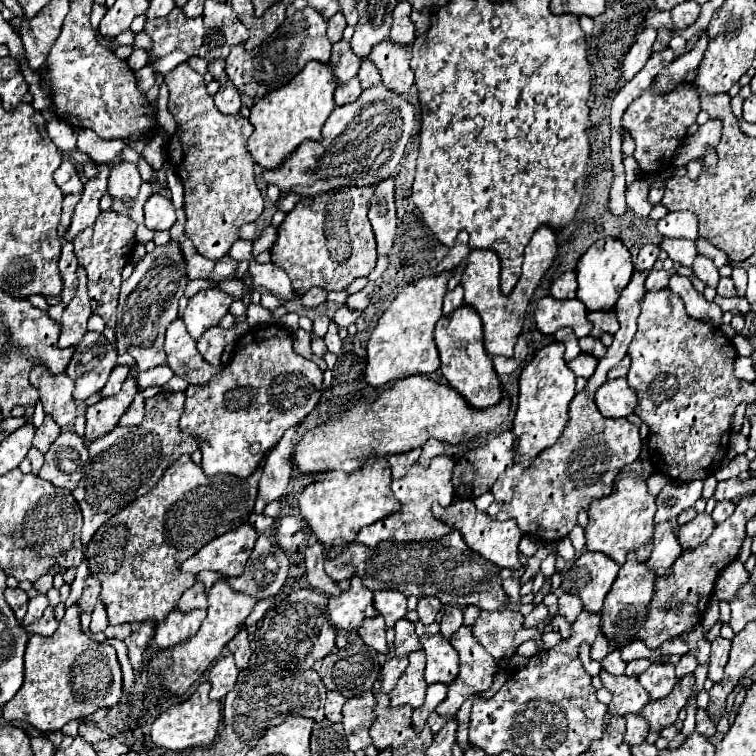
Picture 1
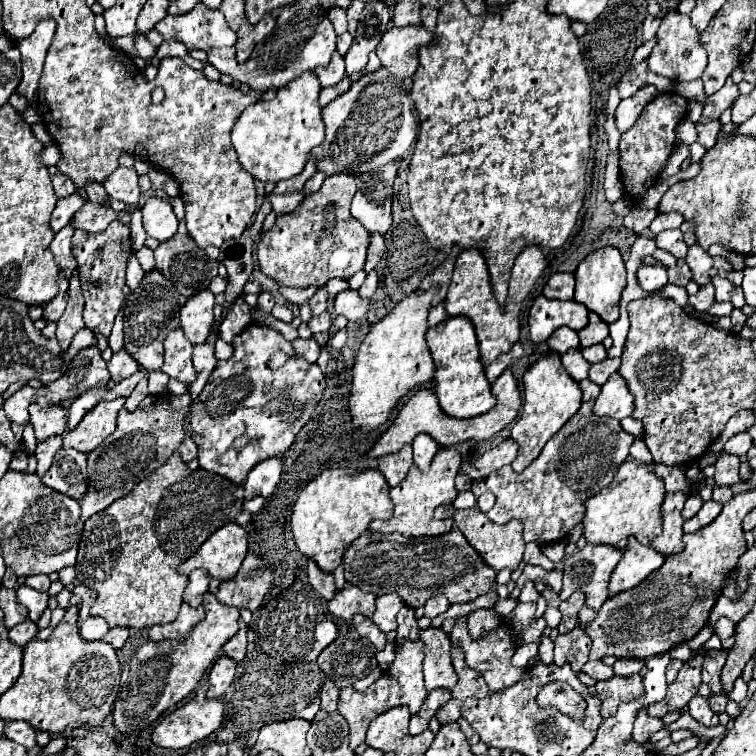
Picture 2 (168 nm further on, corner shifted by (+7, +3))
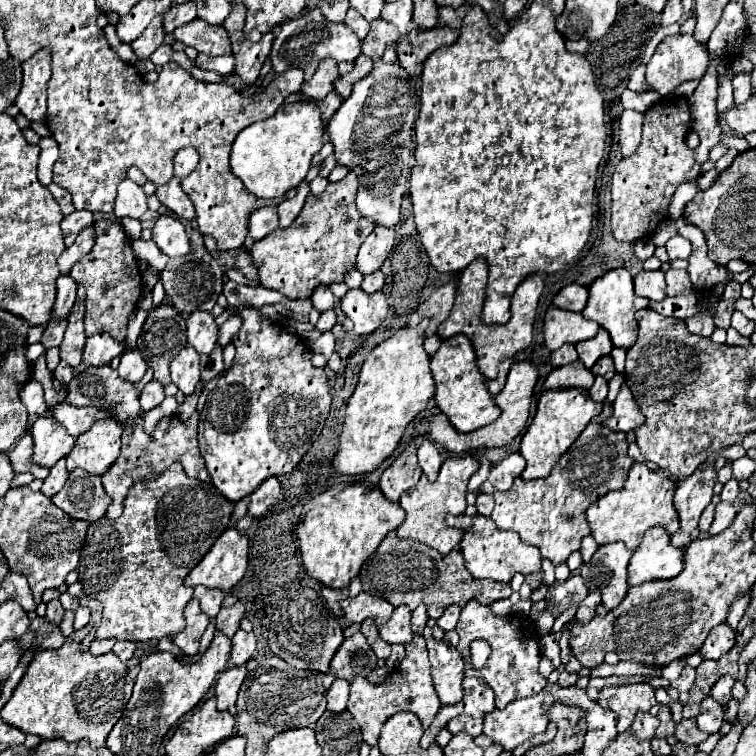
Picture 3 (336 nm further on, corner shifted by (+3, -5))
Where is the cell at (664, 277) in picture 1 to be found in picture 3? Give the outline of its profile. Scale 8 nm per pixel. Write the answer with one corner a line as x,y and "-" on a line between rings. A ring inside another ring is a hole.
642,270
634,276
634,290
636,290
636,296
644,296
648,300
654,300
654,302
660,302
666,298
666,278
664,278
664,272
662,270
654,270
654,272
648,272
648,270

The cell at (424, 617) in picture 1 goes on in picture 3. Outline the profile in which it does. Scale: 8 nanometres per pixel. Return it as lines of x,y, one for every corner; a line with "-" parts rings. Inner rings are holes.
452,604
452,606
448,606
448,608
442,612
442,616
436,620
436,624
438,624
444,632
448,632
448,630
452,630
452,628
456,626
458,616
460,616
460,606

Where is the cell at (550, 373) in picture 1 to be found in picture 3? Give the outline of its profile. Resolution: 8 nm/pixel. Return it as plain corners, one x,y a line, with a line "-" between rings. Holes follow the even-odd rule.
554,388
554,390
544,390
538,398
538,410
528,426
522,444
520,444
520,454
526,460
526,468
522,472
522,480
532,480
532,478
544,478
550,474
552,466
558,462
558,458
570,448
570,444
578,438
578,434
588,426
588,422
600,414
602,404
590,400
588,390
584,388

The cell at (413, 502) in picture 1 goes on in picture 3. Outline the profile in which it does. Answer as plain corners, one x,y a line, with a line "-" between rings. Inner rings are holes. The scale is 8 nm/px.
458,456
458,458
446,458
438,480
436,482
428,482
428,480
420,480
420,484
416,488
412,488
410,492
404,492
400,496
400,506
406,512
406,520
396,528
396,536
398,538
412,538
418,540
422,544
428,544
430,548
436,548
442,554
448,554
450,550
454,550
464,532
458,528
446,526
444,518
446,514
462,514
466,508
466,484
468,478
478,470
478,460
472,456

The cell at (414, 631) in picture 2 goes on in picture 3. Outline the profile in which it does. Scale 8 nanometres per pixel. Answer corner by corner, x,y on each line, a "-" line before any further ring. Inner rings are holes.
418,606
414,612
412,612
412,630
416,634
422,634
426,626
426,606

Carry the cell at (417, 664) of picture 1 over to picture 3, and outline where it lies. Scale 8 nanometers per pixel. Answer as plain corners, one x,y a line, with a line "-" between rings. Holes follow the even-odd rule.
414,634
414,640
406,644
406,656
404,660
396,666
398,672
392,672
382,684
370,684
366,678
358,676
358,680
354,680
350,684
350,698
348,698
348,712
354,716
354,720
360,724
362,730
362,740
368,746
376,746
378,744
378,736
380,730
384,726
384,722
396,714
396,712
414,712
422,726
428,728
432,718
436,716
438,708
440,708
440,700
434,692
432,686
432,678
430,678
430,662
426,656
426,642
422,636

